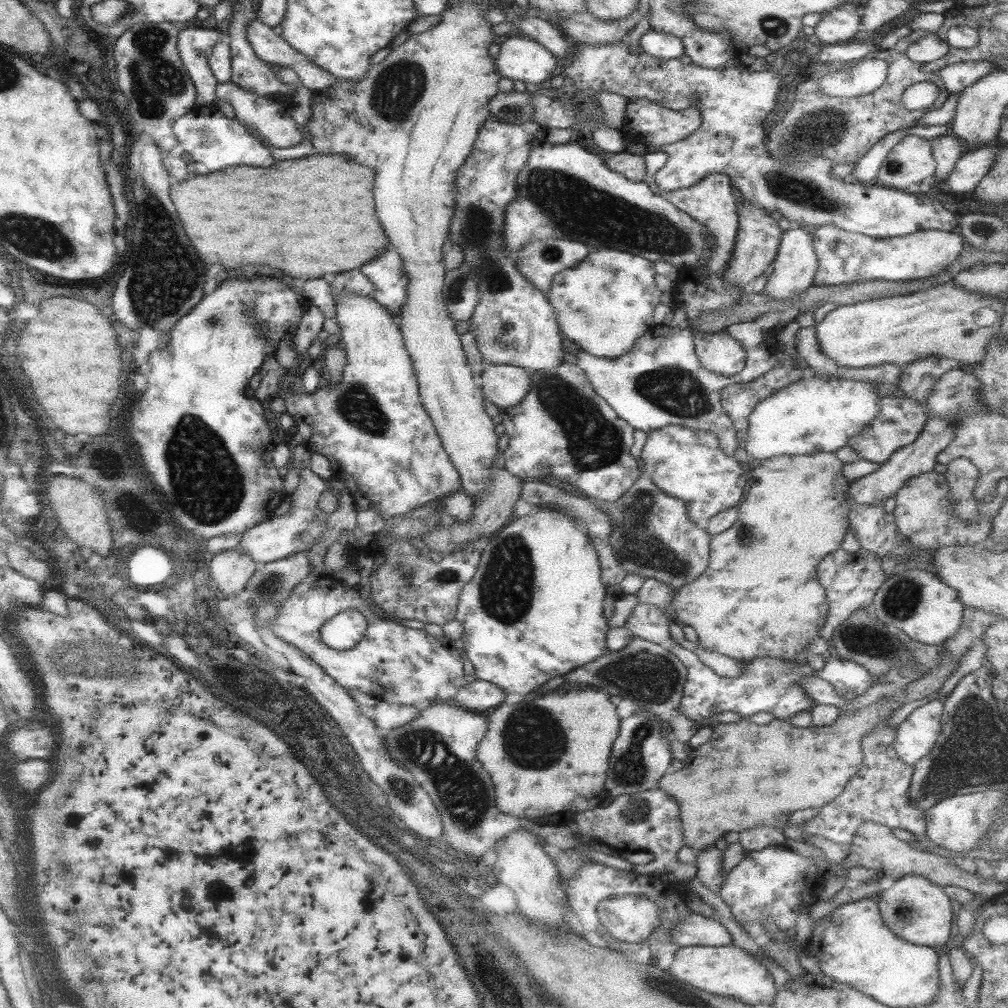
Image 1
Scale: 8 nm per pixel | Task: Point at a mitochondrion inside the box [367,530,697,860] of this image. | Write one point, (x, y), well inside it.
(463, 793)

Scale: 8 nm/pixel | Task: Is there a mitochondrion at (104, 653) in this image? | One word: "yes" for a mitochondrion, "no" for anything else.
yes

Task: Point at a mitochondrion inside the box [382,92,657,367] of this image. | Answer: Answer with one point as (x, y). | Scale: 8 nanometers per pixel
(477, 222)

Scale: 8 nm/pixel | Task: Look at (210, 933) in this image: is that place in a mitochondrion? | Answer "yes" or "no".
no

